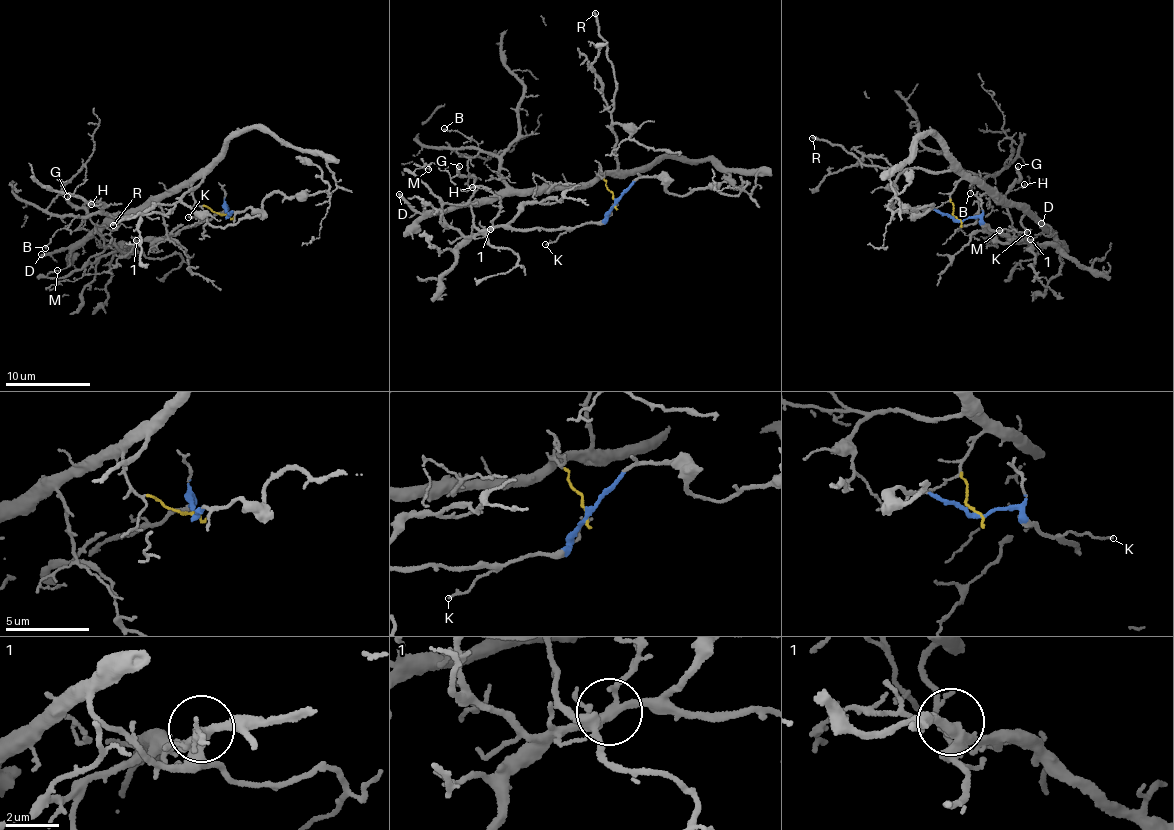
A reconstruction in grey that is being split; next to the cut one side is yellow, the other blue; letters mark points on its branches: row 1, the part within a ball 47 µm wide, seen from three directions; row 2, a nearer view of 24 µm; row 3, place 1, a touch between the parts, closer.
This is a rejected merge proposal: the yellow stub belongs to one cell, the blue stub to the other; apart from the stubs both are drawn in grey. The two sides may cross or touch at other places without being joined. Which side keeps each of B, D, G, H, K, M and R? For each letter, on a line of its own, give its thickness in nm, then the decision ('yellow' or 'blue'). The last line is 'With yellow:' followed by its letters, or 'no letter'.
B: 120 nm | yellow
D: 280 nm | yellow
G: 280 nm | blue
H: 140 nm | yellow
K: 130 nm | blue
M: 110 nm | blue
R: 220 nm | yellow
With yellow: B, D, H, R

